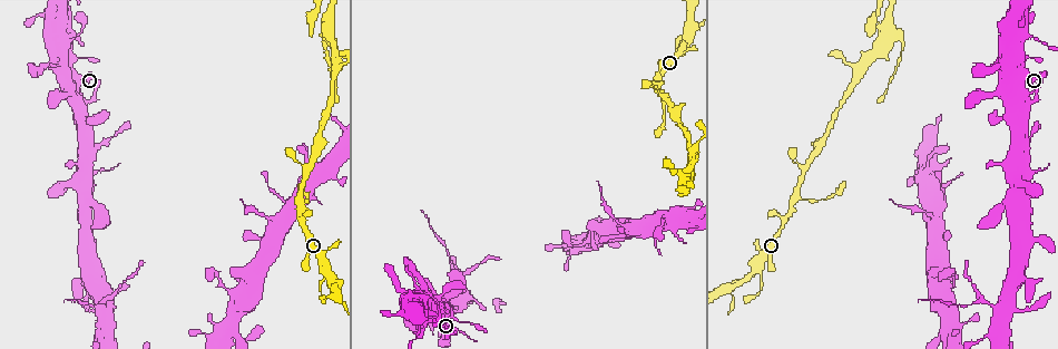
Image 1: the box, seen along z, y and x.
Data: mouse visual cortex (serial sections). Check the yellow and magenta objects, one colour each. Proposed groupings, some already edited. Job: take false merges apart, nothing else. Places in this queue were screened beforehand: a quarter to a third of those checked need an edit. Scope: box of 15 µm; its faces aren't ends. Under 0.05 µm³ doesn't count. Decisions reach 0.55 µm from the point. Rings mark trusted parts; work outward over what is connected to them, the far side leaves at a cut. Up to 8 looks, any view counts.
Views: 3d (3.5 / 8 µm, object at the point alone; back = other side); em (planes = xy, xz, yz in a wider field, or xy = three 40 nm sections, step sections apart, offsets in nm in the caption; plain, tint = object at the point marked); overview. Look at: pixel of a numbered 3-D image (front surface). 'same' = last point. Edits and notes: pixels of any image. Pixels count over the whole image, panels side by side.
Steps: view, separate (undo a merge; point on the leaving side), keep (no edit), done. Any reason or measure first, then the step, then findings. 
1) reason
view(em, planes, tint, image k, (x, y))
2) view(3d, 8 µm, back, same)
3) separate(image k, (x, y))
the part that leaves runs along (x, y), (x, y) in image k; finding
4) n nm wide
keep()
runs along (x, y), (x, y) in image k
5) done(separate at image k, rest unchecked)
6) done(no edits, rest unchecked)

side arm on a straight run
view(3d, 3.5 µm, image 1, (793, 199))

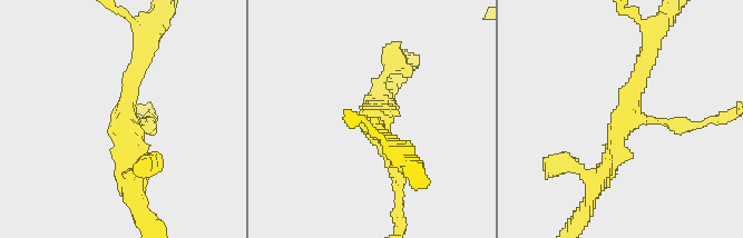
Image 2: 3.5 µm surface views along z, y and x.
3 arms; arms of 150, 250, 250 nm; shape alone is not enough
view(em, xy, step 5, tint, image 2, (375, 123))

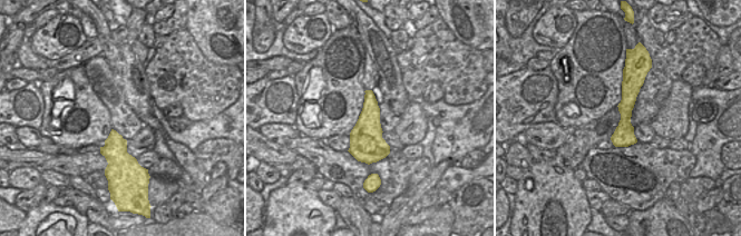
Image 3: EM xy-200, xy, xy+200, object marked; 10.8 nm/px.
keep()
runs along (625, 72), (624, 135), (617, 144) in image 3; continuous, no second cell

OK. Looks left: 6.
two arms in line, one across
view(3d, 8 µm, image 1, (692, 149))

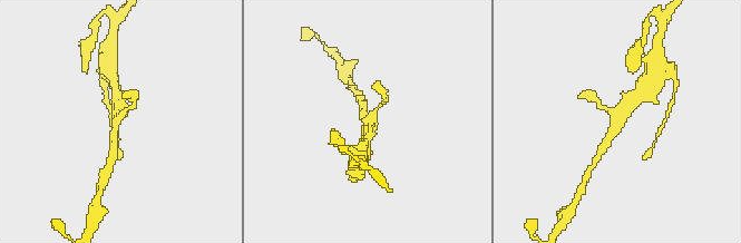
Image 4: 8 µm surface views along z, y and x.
3 arms; arms of 150, 250, 400 nm; now the EM
view(em, xy, step 5, tint, image 4, (616, 120))

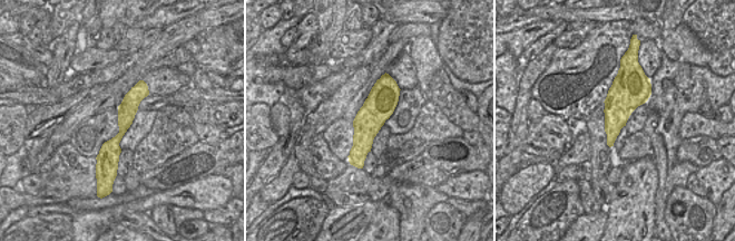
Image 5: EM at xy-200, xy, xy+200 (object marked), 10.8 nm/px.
keep()
runs along (603, 149), (617, 120), (639, 94) in image 4; all the same cell

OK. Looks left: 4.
abrupt turn
view(3d, 8 µm, image 1, (899, 38))

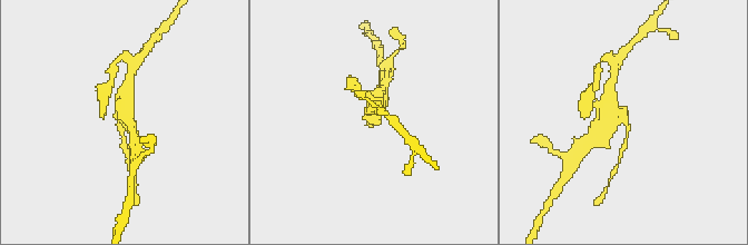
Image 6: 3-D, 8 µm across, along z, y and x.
arms of 150, 300 nm
view(em, xy, step 3, tint, image 6, (621, 115))

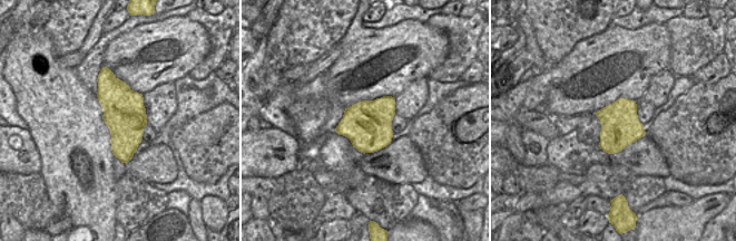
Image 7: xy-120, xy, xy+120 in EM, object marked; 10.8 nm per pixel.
separate(image 6, (125, 150))
the part that leaves runs along (628, 131), (620, 162), (612, 175) in image 6; two cells meet here

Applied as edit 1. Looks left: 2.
done(separate at image 6, rest unchecked)

